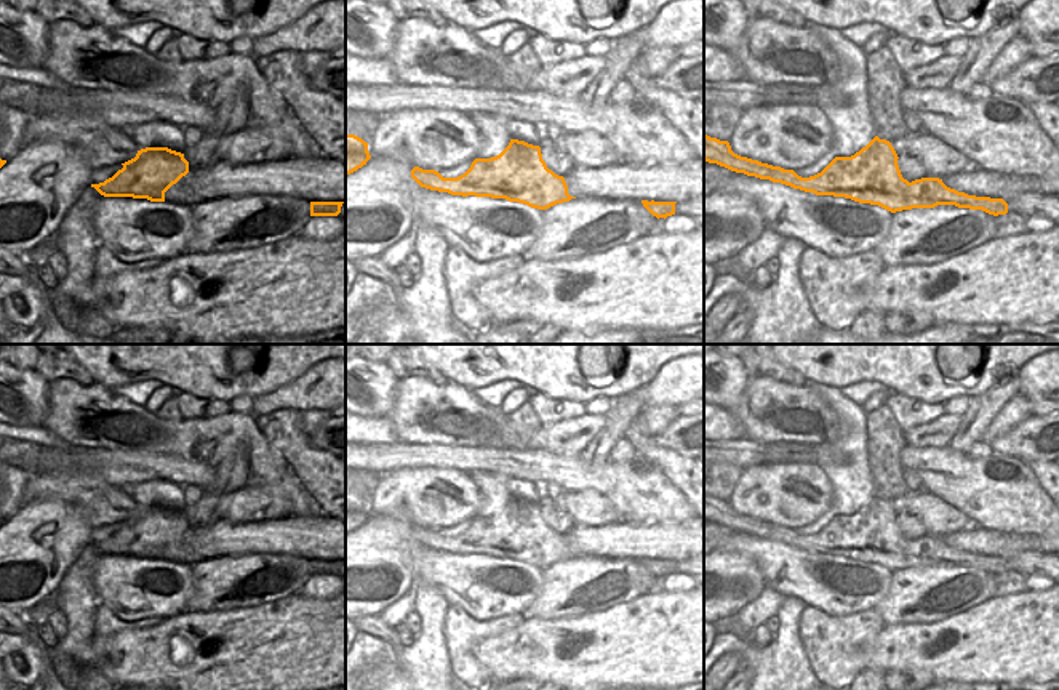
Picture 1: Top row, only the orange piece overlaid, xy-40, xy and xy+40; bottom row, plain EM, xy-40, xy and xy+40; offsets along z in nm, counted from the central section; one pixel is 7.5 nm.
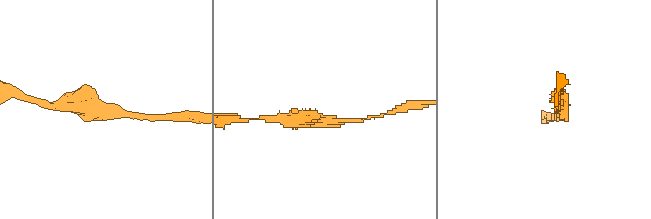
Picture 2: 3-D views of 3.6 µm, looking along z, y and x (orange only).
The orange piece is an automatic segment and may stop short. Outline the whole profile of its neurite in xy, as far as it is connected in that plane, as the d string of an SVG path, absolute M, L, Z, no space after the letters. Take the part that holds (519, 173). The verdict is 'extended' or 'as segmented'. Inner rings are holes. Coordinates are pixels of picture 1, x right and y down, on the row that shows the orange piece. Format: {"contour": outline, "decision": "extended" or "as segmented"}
{"contour": "M510 139L496 157L475 158L458 178L443 178L435 170L419 166L411 170L411 178L430 191L506 199L537 210L576 199L568 194L565 178L547 168L541 147L518 139Z", "decision": "as segmented"}

